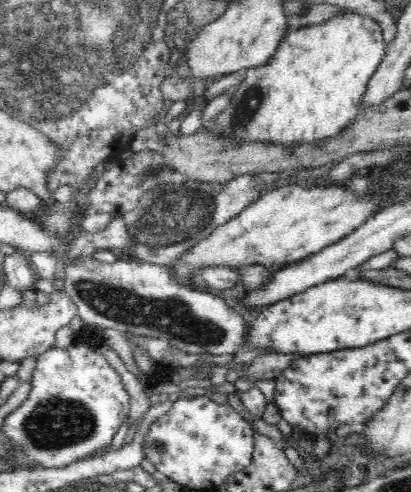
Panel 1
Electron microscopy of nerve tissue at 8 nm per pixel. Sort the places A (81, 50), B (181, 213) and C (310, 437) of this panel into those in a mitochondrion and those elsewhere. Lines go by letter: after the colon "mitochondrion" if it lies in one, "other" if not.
A: mitochondrion
B: mitochondrion
C: other

